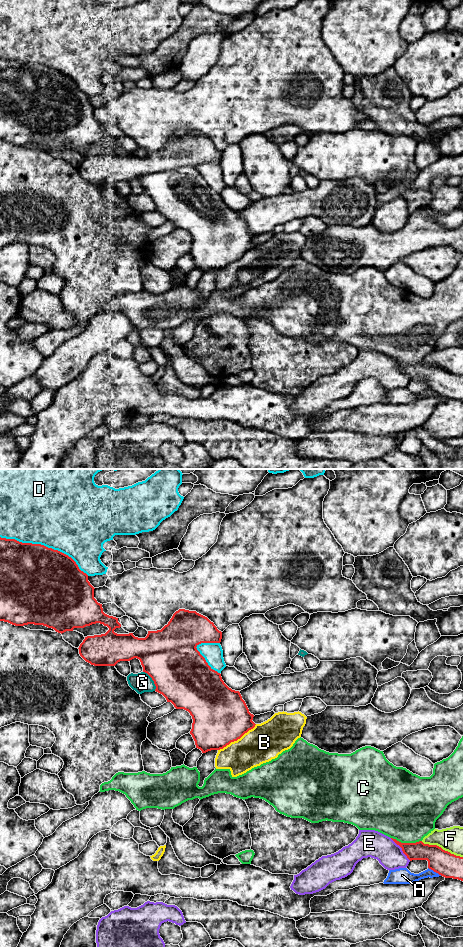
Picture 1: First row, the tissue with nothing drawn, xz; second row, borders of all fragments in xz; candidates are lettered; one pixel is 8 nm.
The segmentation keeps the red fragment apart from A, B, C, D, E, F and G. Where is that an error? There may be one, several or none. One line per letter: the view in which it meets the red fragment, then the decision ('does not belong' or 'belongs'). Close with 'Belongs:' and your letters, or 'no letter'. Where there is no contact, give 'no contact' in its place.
A: xz | does not belong
B: xz | does not belong
C: xz | does not belong
D: xz | does not belong
E: xz | does not belong
F: xz | does not belong
G: xz | does not belong
Belongs: no letter

